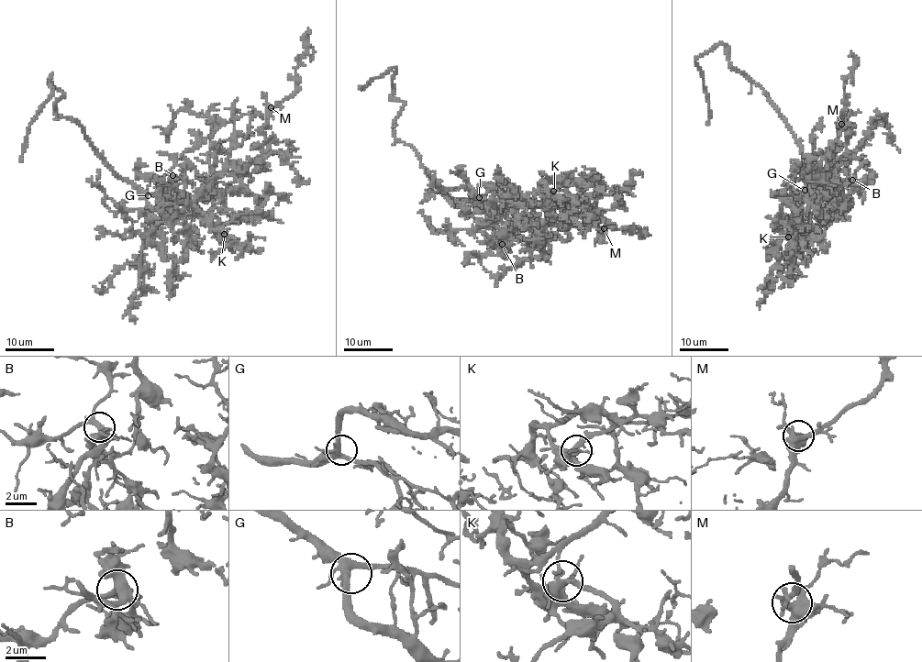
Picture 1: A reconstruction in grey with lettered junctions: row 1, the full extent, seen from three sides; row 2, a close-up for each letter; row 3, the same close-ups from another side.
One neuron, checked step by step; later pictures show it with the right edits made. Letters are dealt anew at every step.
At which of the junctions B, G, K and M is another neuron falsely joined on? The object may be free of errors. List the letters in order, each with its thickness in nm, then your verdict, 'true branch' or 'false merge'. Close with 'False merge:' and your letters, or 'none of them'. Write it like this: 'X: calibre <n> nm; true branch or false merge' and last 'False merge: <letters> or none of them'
B: calibre 380 nm; true branch
G: calibre 360 nm; true branch
K: calibre 320 nm; true branch
M: calibre 420 nm; true branch
False merge: none of them

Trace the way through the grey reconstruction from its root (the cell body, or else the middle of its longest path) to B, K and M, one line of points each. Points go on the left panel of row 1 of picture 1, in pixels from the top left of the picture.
B: (141, 192), (163, 196), (166, 208), (172, 213), (167, 196), (163, 198), (161, 193), (173, 179), (172, 176)
K: (141, 192), (149, 206), (169, 216), (196, 206), (208, 218), (215, 232), (224, 234)
M: (141, 192), (149, 206), (169, 216), (177, 215), (228, 162), (252, 163), (268, 148), (263, 127), (271, 107)

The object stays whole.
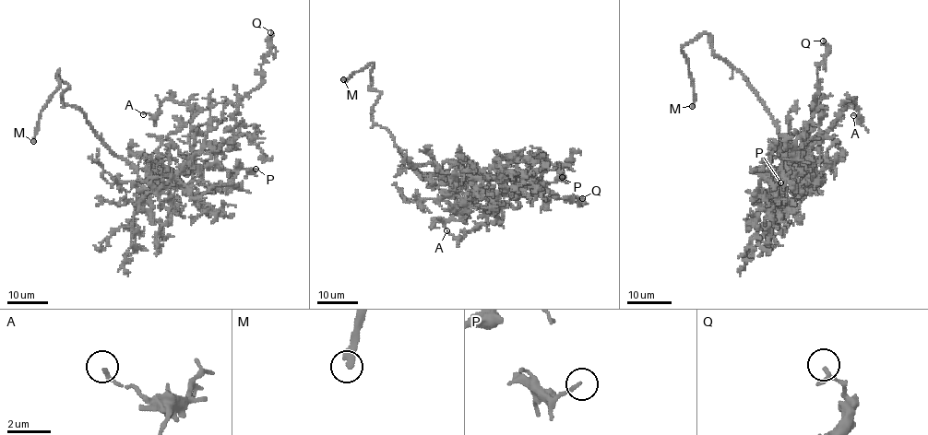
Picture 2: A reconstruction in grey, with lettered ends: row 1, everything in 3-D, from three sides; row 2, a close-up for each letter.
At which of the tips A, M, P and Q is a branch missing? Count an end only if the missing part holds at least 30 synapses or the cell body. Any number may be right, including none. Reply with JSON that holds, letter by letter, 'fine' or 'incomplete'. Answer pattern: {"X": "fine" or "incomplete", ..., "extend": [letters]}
{"A": "fine", "M": "incomplete", "P": "fine", "Q": "fine", "extend": ["M"]}

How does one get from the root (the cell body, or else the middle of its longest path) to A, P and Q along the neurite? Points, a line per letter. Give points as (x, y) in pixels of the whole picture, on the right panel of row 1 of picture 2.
A: (783, 162), (790, 175), (794, 163), (806, 159), (818, 146), (818, 138), (853, 102), (860, 119), (853, 115)
P: (783, 162), (768, 174), (772, 188), (776, 181), (773, 189), (757, 202), (761, 178), (773, 183), (780, 182)
Q: (783, 162), (768, 174), (772, 188), (812, 120), (823, 41)

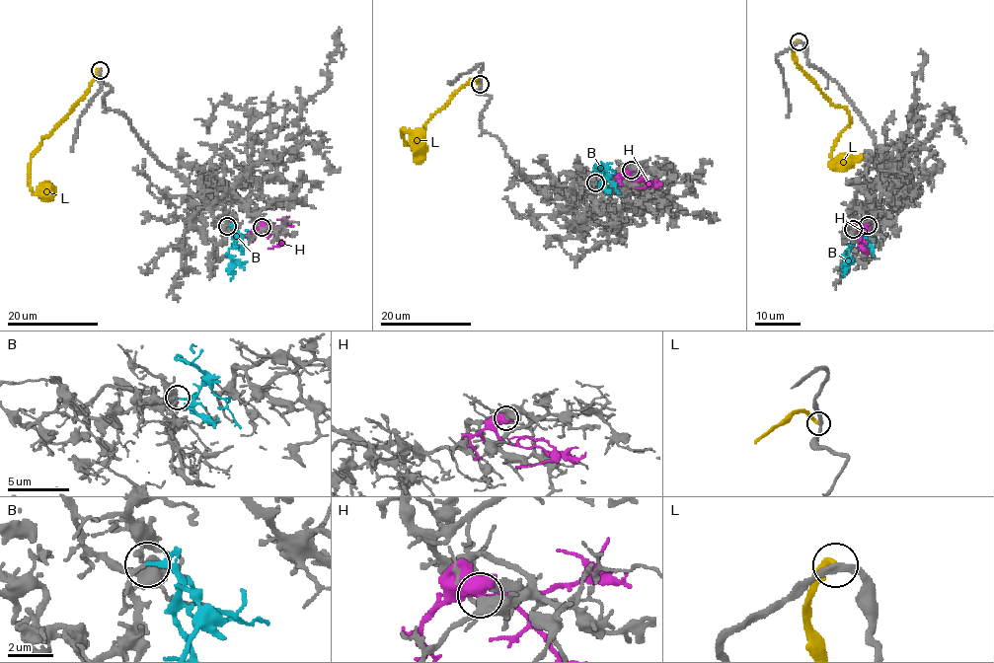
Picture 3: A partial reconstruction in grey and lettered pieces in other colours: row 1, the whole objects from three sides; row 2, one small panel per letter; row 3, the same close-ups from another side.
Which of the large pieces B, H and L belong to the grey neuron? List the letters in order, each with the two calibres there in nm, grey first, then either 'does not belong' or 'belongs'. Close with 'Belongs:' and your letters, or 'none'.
B: 130 nm thick on the grey side, 200 nm on the other; belongs
H: 440 nm thick on the grey side, 750 nm on the other; does not belong
L: 280 nm thick on the grey side, 300 nm on the other; does not belong
Belongs: B

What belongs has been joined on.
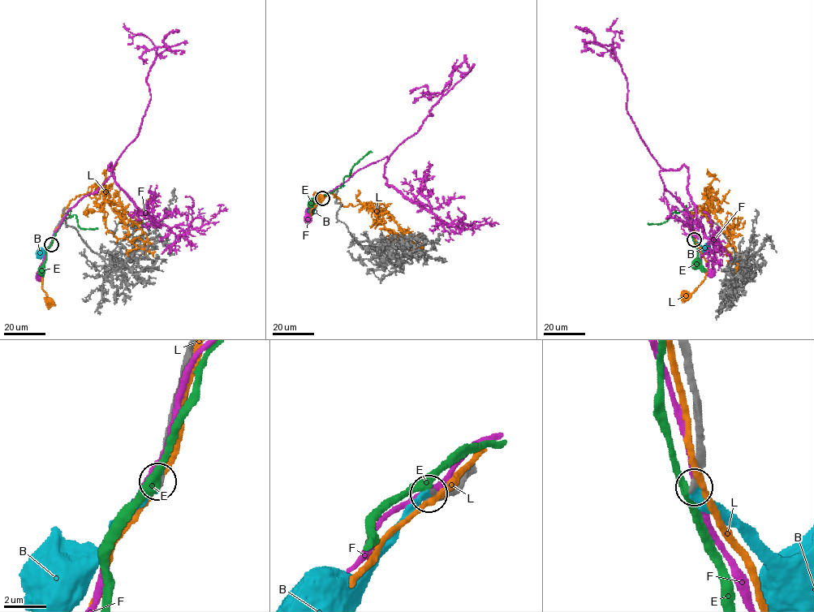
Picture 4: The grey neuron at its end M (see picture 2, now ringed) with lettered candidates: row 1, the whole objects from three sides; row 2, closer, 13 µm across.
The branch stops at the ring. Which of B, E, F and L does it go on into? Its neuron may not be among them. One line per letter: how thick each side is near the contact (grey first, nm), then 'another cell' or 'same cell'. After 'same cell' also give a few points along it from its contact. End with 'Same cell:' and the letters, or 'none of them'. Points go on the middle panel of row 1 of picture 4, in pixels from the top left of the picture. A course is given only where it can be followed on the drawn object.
B: calibres 360 and 360 nm; same cell; course (321, 198), (312, 209)
E: calibres 360 and 400 nm; another cell
F: calibres 460 and 300 nm; another cell
L: calibres 440 and 280 nm; another cell
Same cell: B

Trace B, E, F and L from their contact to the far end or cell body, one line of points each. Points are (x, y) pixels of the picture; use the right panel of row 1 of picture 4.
B: (694, 239), (705, 248)
E: (694, 240), (696, 262)
F: (694, 238), (702, 269), (709, 273)
L: (694, 239), (708, 267), (703, 282), (686, 295)

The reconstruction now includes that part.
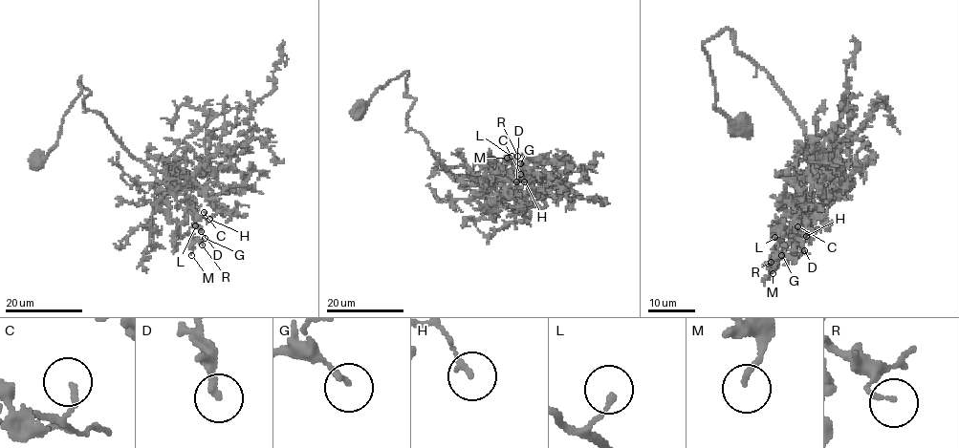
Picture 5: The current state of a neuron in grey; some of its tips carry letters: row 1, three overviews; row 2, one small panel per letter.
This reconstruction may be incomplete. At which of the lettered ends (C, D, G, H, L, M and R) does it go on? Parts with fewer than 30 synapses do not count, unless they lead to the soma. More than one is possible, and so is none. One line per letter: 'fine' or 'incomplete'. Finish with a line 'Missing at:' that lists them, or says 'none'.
C: fine
D: fine
G: fine
H: fine
L: fine
M: fine
R: fine
Missing at: none

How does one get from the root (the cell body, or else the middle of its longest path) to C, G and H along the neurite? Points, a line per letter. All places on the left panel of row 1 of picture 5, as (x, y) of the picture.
C: (39, 160), (55, 145), (81, 77), (90, 94), (83, 106), (176, 203), (204, 212)
G: (39, 160), (55, 145), (81, 77), (90, 94), (83, 106), (176, 203), (192, 209), (187, 232), (205, 238)
H: (39, 160), (55, 145), (81, 77), (90, 94), (83, 106), (176, 203), (209, 219)

